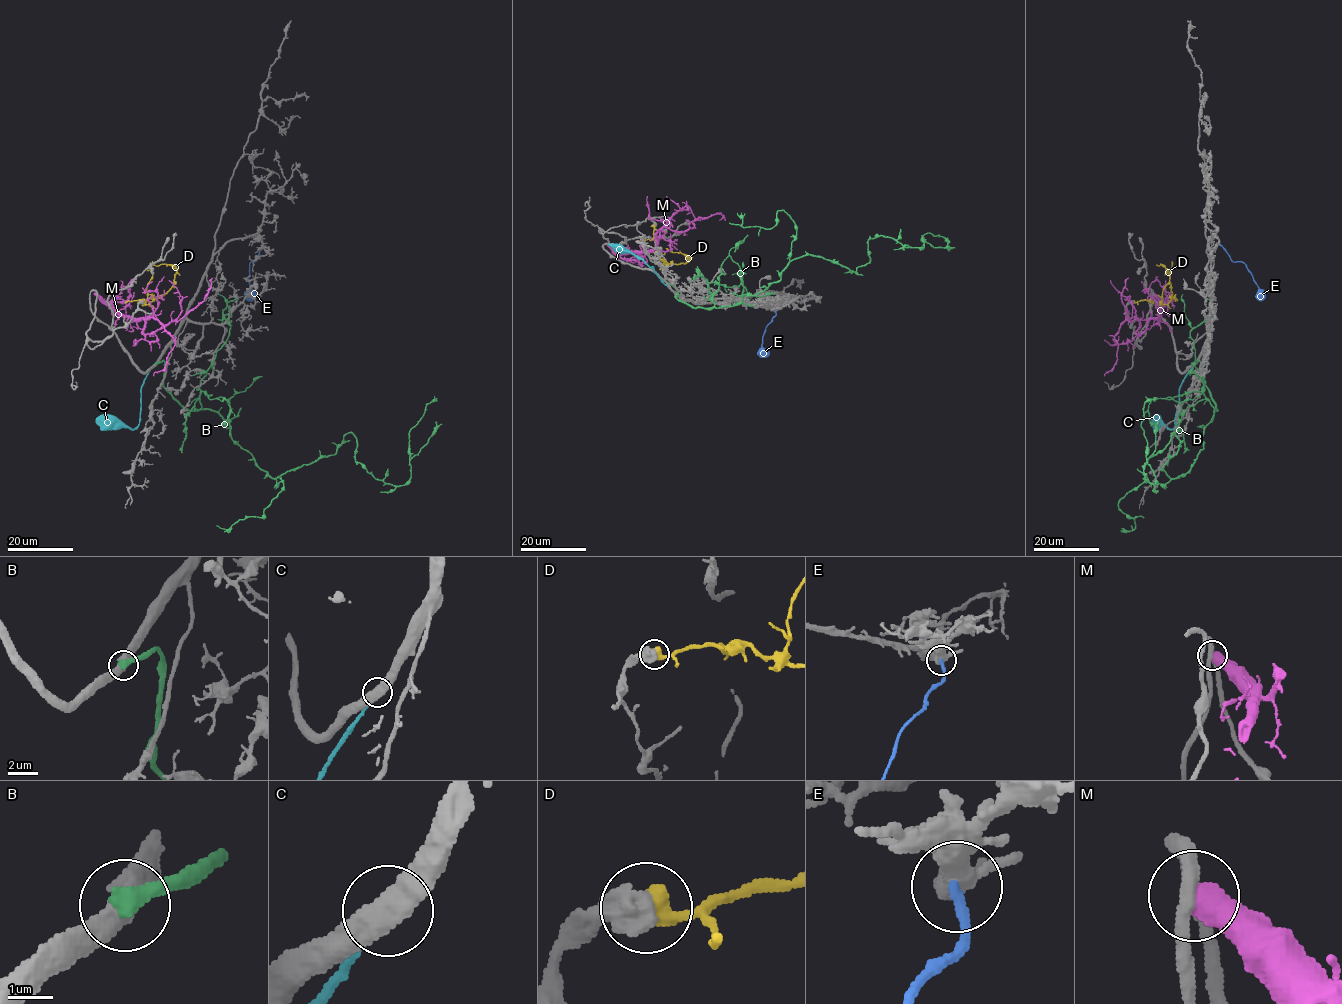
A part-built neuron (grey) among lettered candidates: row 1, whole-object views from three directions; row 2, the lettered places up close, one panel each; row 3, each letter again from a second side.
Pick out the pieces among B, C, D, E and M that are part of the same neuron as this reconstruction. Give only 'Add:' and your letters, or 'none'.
Add: C

